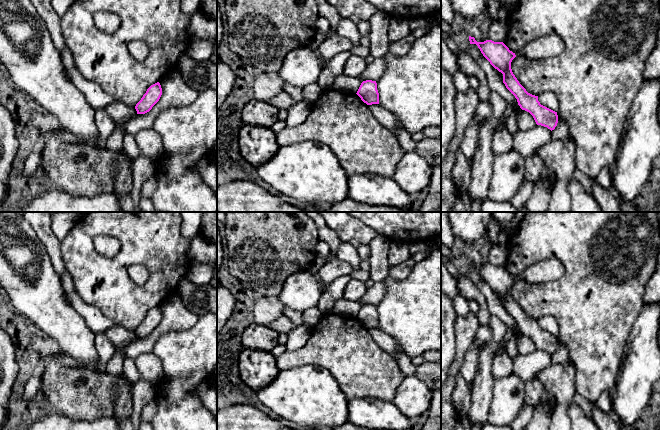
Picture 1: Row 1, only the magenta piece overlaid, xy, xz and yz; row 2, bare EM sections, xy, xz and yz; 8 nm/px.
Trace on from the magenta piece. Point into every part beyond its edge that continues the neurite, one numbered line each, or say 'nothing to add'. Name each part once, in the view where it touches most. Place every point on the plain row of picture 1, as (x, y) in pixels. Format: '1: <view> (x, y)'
nothing to add

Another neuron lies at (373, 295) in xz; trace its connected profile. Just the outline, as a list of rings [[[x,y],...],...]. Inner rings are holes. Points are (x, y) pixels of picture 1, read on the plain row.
[[[377,282],[372,287],[367,288],[365,294],[358,300],[360,306],[366,304],[378,305],[386,295],[387,289],[384,282]]]

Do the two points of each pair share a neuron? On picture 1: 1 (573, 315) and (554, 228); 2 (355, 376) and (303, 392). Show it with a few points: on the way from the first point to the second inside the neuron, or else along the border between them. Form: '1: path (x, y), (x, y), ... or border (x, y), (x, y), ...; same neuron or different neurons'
1: path (573, 293), (573, 250); same neuron
2: border (320, 365), (331, 374), (348, 399); different neurons

